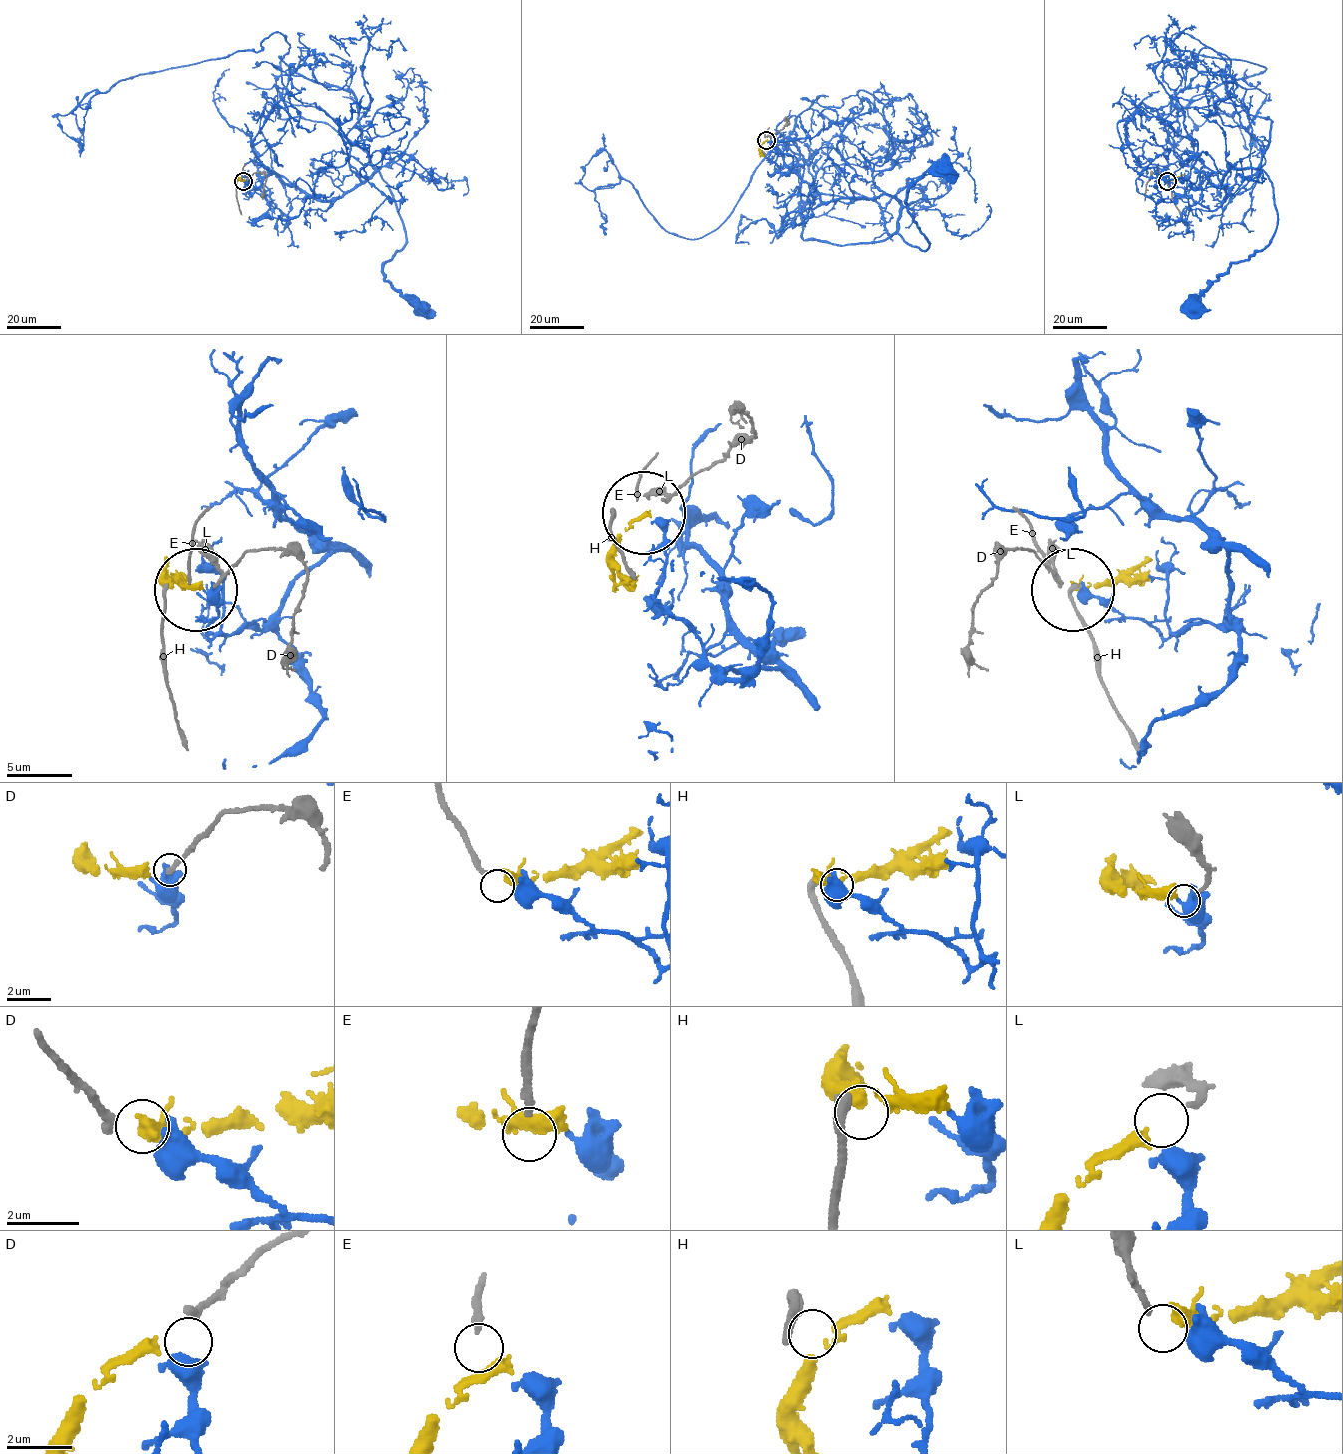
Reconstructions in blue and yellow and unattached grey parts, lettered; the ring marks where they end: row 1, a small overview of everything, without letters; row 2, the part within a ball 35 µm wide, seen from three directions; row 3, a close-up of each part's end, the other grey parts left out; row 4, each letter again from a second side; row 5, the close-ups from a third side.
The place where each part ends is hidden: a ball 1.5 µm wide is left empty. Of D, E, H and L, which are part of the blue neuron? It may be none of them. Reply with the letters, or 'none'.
D

